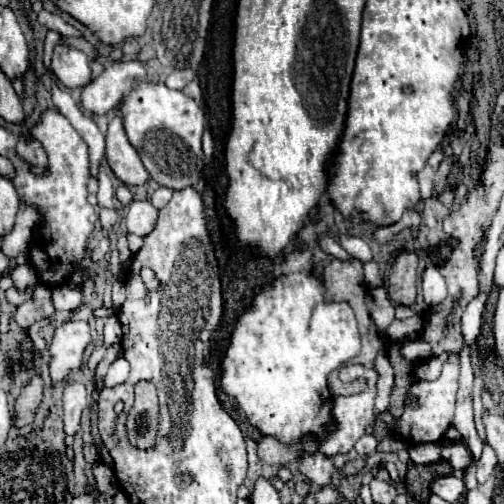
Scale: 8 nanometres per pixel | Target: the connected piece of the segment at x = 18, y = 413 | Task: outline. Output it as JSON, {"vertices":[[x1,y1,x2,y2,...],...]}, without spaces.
{"vertices":[[36,373,28,383,24,383,20,395,14,399,14,425,16,427,26,427,34,423,42,397,44,397,44,379]]}

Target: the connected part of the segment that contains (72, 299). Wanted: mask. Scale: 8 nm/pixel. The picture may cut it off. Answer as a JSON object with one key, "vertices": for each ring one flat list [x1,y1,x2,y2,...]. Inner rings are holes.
{"vertices":[[55,288,52,292,52,302,56,310,74,310,82,303,82,291,80,289]]}

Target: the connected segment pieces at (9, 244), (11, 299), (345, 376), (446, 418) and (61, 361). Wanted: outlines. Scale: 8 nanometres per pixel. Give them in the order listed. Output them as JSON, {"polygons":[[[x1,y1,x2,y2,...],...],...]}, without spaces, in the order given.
{"polygons":[[[22,201,12,231,2,239,1,251,10,258,27,252,34,232,38,229,38,223,38,211,32,205,26,205,26,201]],[[10,287,10,289,6,291,6,299,8,299,8,303,12,303,12,305,22,305,24,301,32,299,32,295,34,295,34,287,28,287,28,289]],[[348,365,340,369,340,379,342,381,356,381,356,379,366,379,366,389,360,391,358,395,350,395,350,397,336,397,334,399,334,409,332,409,332,421,326,427,326,437,322,439,320,451,328,457,340,455,340,453,348,453,354,443,362,437,362,433,366,431,366,425,376,417,372,407,374,407,374,397,376,397,376,379,378,373,374,369,366,369,362,365]],[[448,355,442,375,436,381,418,381,410,387,410,391,418,397,420,407,418,409,404,409,396,431,410,443,436,443,444,439,446,431,454,423,454,407,456,407,456,391,458,391,458,355]],[[72,321,56,329,50,345,50,375,54,381,62,381,72,369,80,367,88,343,90,327,84,321]]]}

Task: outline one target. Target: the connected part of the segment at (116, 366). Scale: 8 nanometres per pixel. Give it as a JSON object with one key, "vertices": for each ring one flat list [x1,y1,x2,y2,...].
{"vertices":[[118,357,118,359,110,365,110,369,108,369,108,373,106,373,106,377,104,377,104,385,106,385,106,387,114,387,114,385,118,385,118,383,124,383,124,381,128,379,128,371,130,371,128,361,126,361,124,357]]}

